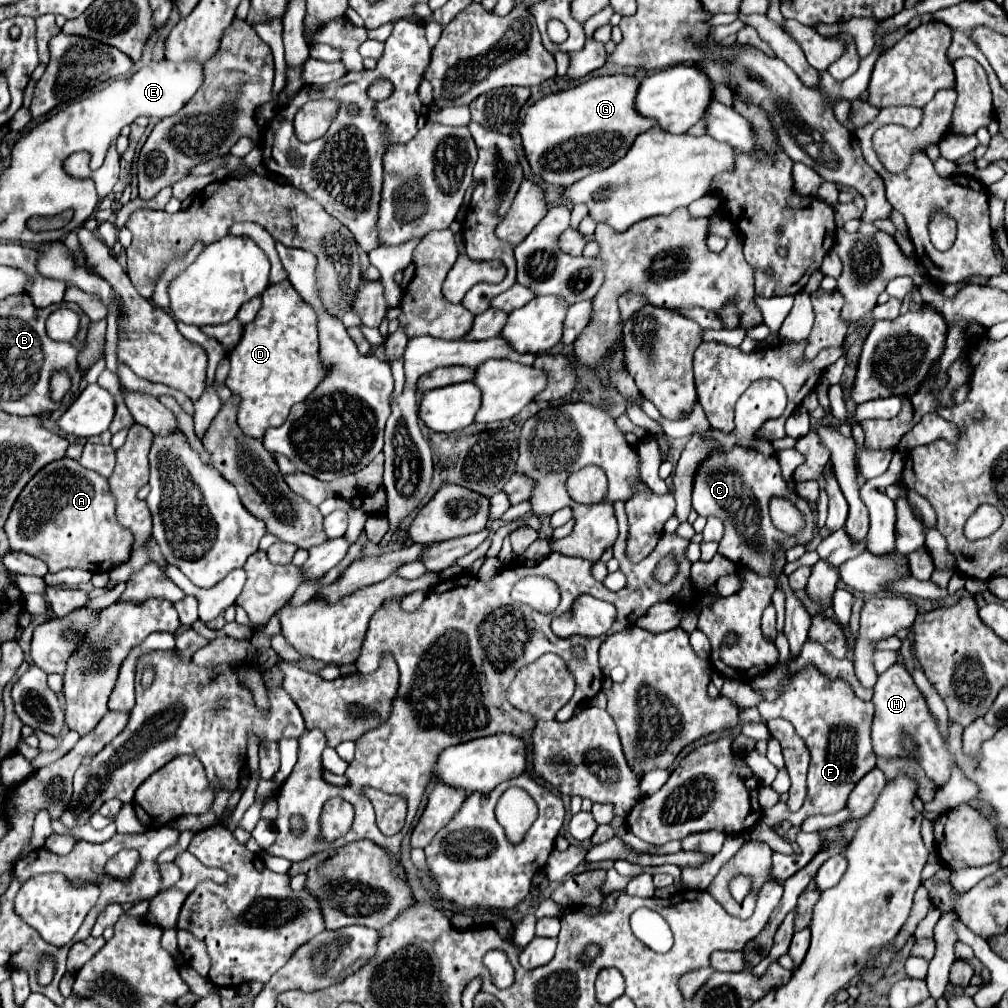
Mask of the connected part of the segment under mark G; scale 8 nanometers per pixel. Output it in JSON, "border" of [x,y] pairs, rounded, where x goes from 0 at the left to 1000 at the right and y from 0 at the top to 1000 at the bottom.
{"border":[[[597,74],[542,94],[528,104],[514,124],[528,170],[548,184],[565,186],[581,174],[617,158],[631,136],[651,124],[651,118],[643,118],[631,110],[633,86],[635,80],[629,74]]]}

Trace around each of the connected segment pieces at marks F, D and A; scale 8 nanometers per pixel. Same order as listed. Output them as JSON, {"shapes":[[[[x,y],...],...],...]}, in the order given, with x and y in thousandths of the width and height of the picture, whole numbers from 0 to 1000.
{"shapes":[[[[784,648],[776,660],[766,662],[758,670],[752,670],[744,676],[750,684],[768,684],[772,686],[770,695],[756,695],[752,699],[754,709],[762,715],[766,711],[776,711],[786,717],[790,727],[802,737],[804,745],[804,763],[802,763],[802,793],[787,807],[781,797],[773,795],[764,803],[757,804],[756,814],[769,818],[776,813],[782,813],[788,820],[794,820],[806,809],[827,809],[837,803],[845,781],[855,773],[857,767],[865,765],[869,759],[869,747],[865,745],[863,719],[867,701],[863,695],[855,695],[847,689],[837,674],[821,674],[813,664],[800,660],[794,666],[784,668],[782,660],[790,656]]],[[[286,277],[268,283],[260,291],[260,305],[254,318],[242,324],[238,340],[228,348],[226,384],[240,394],[236,422],[250,434],[262,434],[266,424],[276,424],[290,402],[302,398],[325,372],[325,360],[317,356],[317,328],[313,309],[298,297]]],[[[67,453],[58,455],[42,463],[24,483],[20,495],[16,495],[6,519],[4,527],[8,531],[10,545],[26,547],[34,553],[40,553],[50,566],[60,566],[67,563],[85,564],[89,568],[111,566],[117,561],[123,561],[131,549],[131,529],[125,523],[119,523],[115,515],[115,495],[111,495],[111,487],[107,483],[107,475],[95,467],[89,467],[77,457]]]]}

